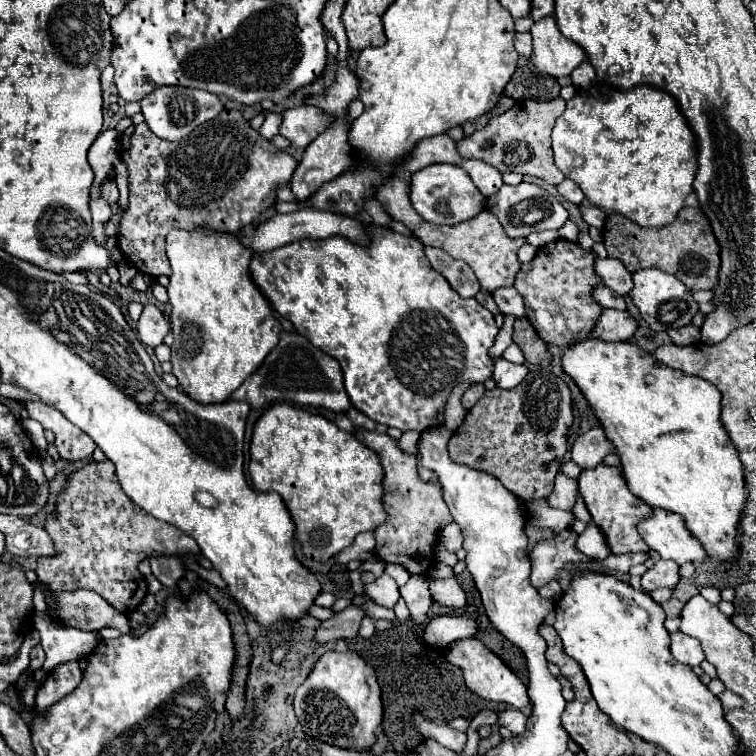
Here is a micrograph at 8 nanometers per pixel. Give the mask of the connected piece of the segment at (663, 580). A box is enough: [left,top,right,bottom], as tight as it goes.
[642,561,680,591]

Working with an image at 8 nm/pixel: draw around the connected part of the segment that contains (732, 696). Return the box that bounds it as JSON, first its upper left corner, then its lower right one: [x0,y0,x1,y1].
[718,689,744,713]

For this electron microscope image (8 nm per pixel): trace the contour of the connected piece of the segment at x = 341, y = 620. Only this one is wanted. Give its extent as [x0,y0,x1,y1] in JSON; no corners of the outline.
[314,605,364,645]

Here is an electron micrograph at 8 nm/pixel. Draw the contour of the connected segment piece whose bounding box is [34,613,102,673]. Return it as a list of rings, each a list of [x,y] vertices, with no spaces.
[[[34,613],[34,627],[38,629],[40,644],[46,651],[46,661],[42,671],[52,671],[54,667],[88,657],[90,651],[102,641],[100,633],[88,633],[72,627],[62,627],[52,621],[46,613]]]

